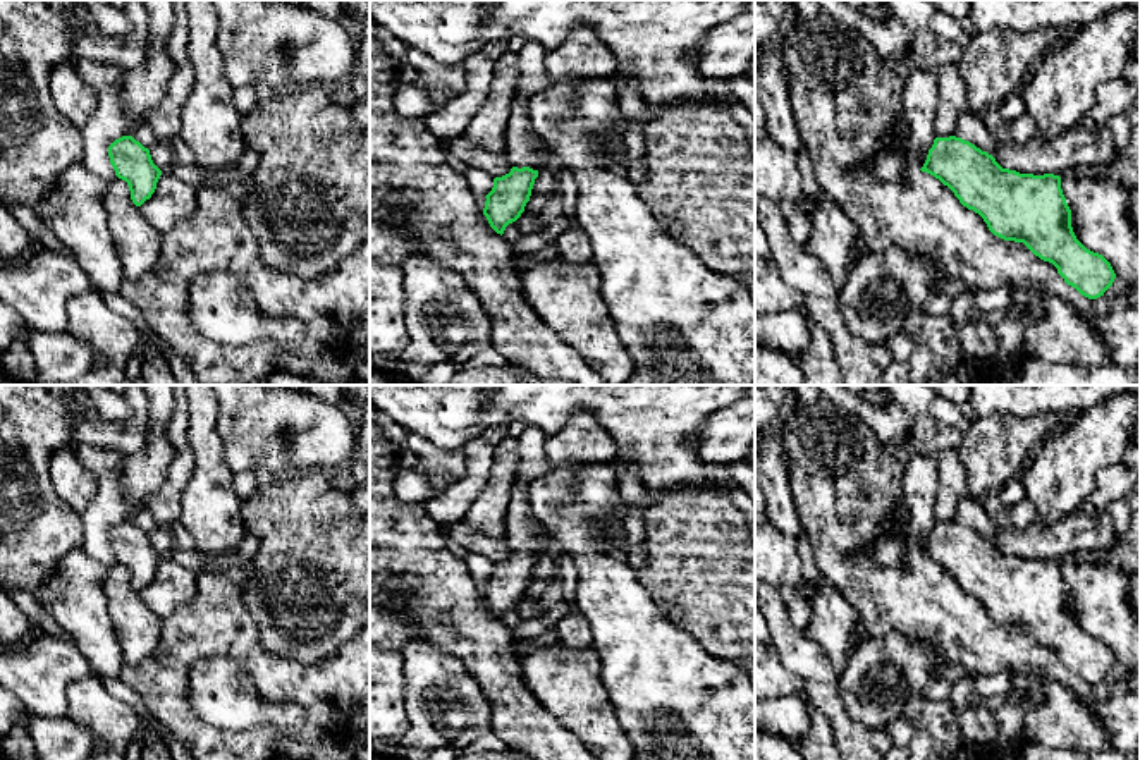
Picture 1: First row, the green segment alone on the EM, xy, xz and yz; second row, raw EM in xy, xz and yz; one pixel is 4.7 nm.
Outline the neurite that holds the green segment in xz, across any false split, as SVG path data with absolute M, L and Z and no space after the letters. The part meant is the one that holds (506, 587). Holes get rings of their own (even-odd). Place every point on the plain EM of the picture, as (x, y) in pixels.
M516 481L506 512L504 542L512 550L511 557L495 562L492 576L485 581L483 600L497 619L516 607L530 586L538 557L550 552L540 536L545 535L543 524L531 511L530 483Z

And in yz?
M956 521L935 523L920 555L947 571L963 591L984 604L994 621L1023 628L1035 641L1052 648L1064 667L1082 681L1097 684L1112 671L1116 659L1111 648L1087 634L1073 617L1071 595L1059 561L1002 554L992 540Z

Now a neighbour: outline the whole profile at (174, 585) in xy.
M163 555L151 583L138 593L144 605L165 621L179 605L196 598L196 581L196 571L181 566L174 555Z

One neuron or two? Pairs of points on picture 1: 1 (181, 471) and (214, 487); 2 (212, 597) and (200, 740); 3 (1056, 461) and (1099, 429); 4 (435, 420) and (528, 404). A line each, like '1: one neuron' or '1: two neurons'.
1: two neurons
2: one neuron
3: one neuron
4: one neuron

